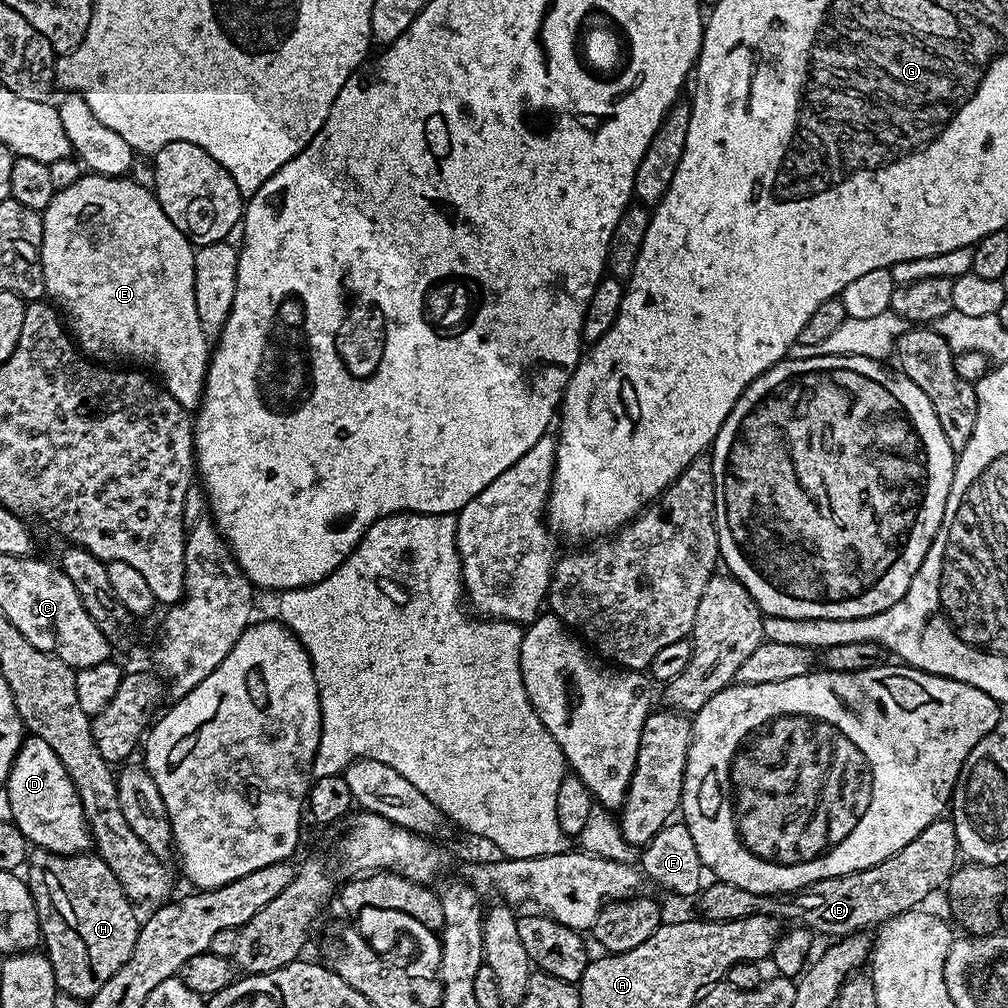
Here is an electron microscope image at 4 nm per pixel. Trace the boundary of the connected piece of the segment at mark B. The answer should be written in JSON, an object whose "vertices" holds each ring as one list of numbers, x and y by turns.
{"vertices":[[941,818,930,822,914,842,902,846,898,854,886,858,882,863,870,866,861,872,819,880,814,885,801,888,799,892,777,892,771,896,742,890,725,880,713,879,699,893,699,915,705,920,730,922,747,916,774,916,781,921,795,922,811,928,813,933,828,938,854,936,863,933,864,928,881,926,898,914,911,912,925,902,931,892,947,885,948,879,958,867,956,856,961,855,958,834,954,834,951,819]]}

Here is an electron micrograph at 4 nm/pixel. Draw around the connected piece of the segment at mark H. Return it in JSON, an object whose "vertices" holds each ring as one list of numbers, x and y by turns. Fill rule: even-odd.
{"vertices":[[33,847,26,861,26,881,37,910,42,948,54,970,57,989,75,1000,91,1000,102,986,106,986,106,982,110,982,110,978,114,978,114,974,118,974,134,950,142,920,136,917,133,901,122,890,118,878,114,878,114,870,110,870,103,858,95,854,63,856]]}

